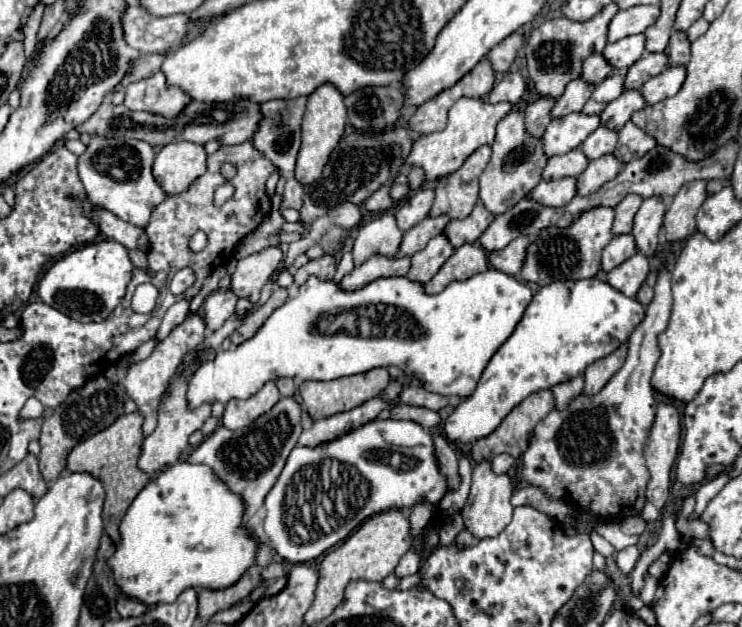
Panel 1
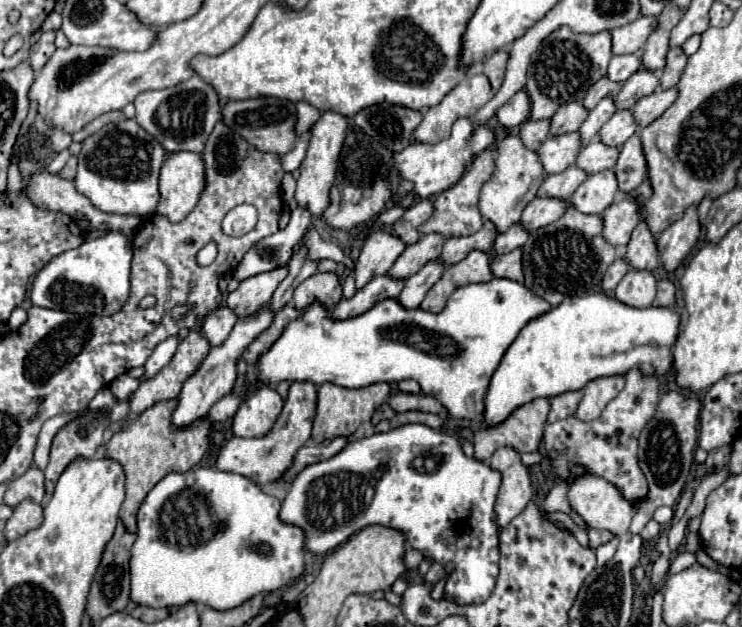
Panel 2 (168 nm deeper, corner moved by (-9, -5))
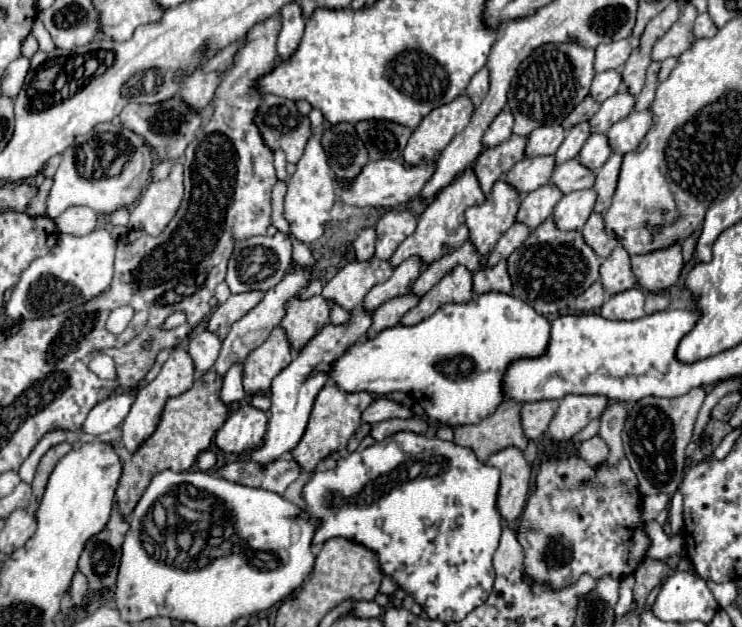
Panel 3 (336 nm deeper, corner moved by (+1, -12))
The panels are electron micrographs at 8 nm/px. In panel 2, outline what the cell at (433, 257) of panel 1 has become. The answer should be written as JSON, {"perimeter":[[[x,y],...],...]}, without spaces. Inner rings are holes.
{"perimeter":[[[441,259],[429,261],[427,265],[423,265],[423,269],[411,277],[405,279],[405,289],[399,295],[399,303],[405,309],[417,309],[423,301],[423,297],[427,295],[427,291],[441,279],[445,271],[445,265]]]}

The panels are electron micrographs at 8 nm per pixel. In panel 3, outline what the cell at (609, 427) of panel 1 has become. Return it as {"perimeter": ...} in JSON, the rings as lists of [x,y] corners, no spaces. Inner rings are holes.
{"perimeter":[[[615,402],[611,404],[603,414],[601,414],[601,428],[599,434],[605,438],[607,446],[609,446],[609,458],[605,462],[609,464],[617,464],[621,460],[623,454],[623,444],[621,444],[621,430],[627,418],[627,410],[623,404]]]}

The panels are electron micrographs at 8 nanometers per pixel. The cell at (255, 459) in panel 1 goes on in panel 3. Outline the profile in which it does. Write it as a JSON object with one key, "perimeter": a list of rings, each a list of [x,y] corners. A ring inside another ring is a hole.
{"perimeter":[[[357,308],[351,314],[349,324],[345,324],[345,326],[327,324],[297,354],[297,358],[285,370],[281,370],[279,376],[275,376],[273,386],[271,386],[271,408],[269,408],[269,426],[267,426],[265,442],[261,448],[251,452],[251,460],[259,462],[259,464],[269,464],[269,462],[277,460],[279,456],[291,452],[297,446],[297,442],[301,440],[301,436],[305,432],[315,396],[317,396],[317,392],[321,392],[321,388],[329,380],[329,364],[333,364],[333,360],[337,360],[337,356],[341,356],[341,352],[345,352],[345,348],[349,348],[349,344],[355,344],[359,338],[363,338],[369,326],[371,326],[371,314],[363,312],[363,308]]]}

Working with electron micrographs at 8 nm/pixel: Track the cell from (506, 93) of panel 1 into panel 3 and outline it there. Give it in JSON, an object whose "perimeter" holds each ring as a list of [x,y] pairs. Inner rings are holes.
{"perimeter":[[[501,112],[489,126],[489,130],[483,136],[483,144],[487,148],[493,148],[505,140],[509,140],[511,136],[511,128],[513,128],[513,116],[509,112]]]}

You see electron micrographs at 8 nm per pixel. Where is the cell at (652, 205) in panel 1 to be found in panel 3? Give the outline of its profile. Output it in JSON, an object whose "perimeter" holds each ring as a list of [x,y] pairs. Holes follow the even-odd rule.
{"perimeter":[[[617,246],[603,262],[599,268],[599,282],[603,284],[605,292],[609,296],[617,294],[617,292],[625,292],[629,288],[637,286],[637,280],[631,272],[631,264],[629,264],[629,254],[625,252],[623,246]]]}

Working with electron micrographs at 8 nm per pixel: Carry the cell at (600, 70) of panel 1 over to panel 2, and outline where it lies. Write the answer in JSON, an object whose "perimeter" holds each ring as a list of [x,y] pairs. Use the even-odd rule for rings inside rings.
{"perimeter":[[[601,77],[595,85],[591,85],[587,97],[583,99],[583,105],[585,105],[587,109],[593,109],[603,97],[617,97],[617,93],[619,93],[621,87],[623,87],[621,83],[615,83],[615,81],[611,81],[609,77]]]}

